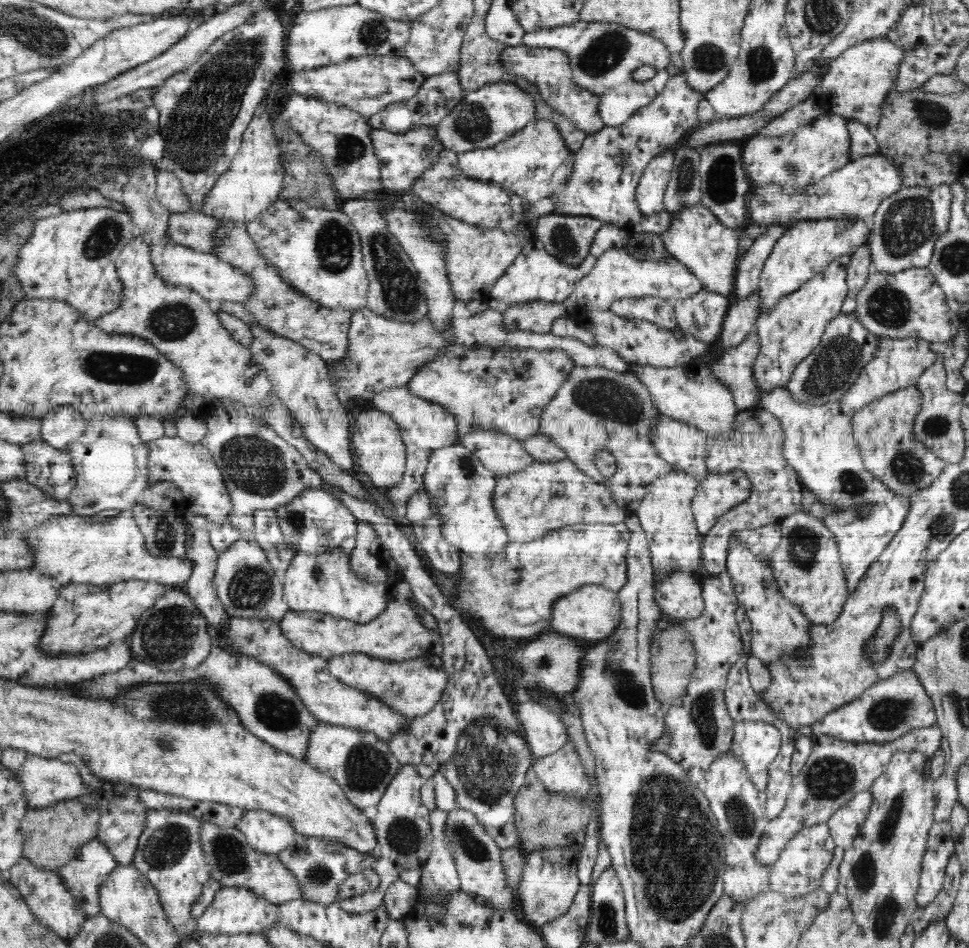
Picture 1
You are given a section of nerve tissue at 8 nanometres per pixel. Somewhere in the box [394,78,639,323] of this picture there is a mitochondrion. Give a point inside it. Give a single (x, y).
(472, 124)

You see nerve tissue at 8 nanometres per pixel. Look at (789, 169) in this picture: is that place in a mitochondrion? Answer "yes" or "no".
yes

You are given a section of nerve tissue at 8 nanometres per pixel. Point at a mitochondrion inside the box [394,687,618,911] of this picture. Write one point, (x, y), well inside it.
(487, 758)

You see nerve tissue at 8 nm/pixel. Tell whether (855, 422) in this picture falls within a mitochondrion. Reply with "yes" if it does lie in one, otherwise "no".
no

